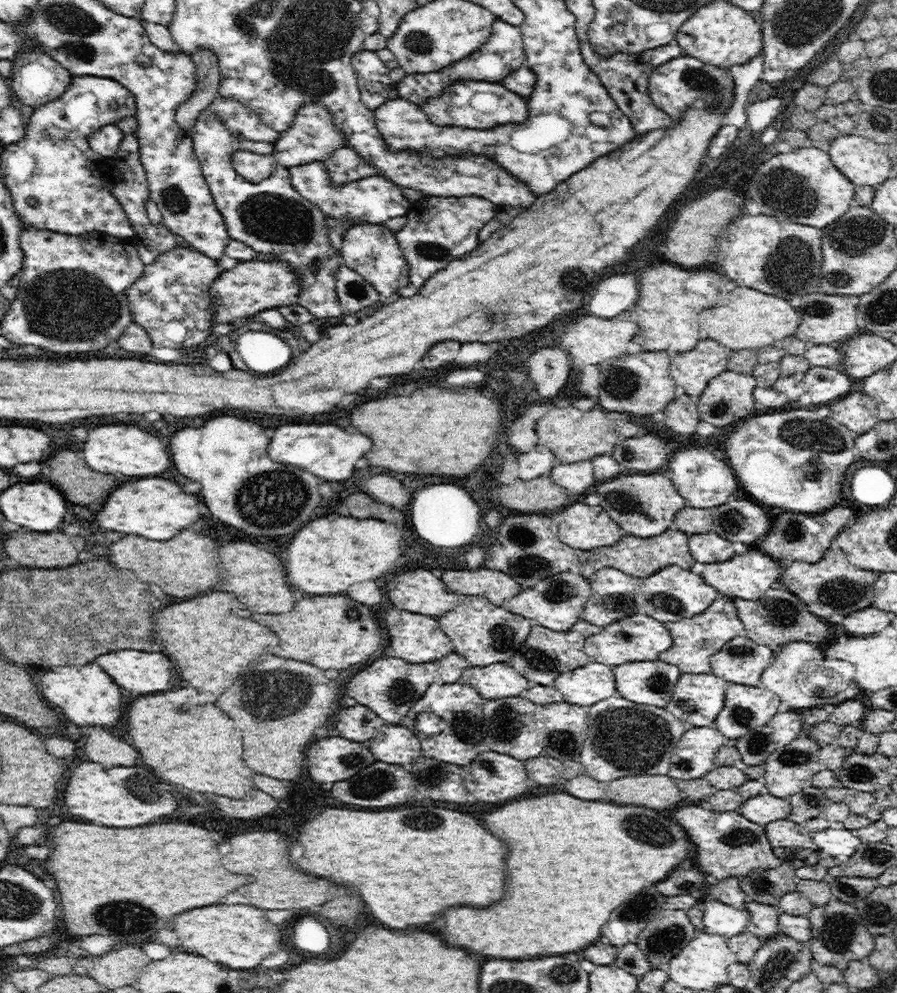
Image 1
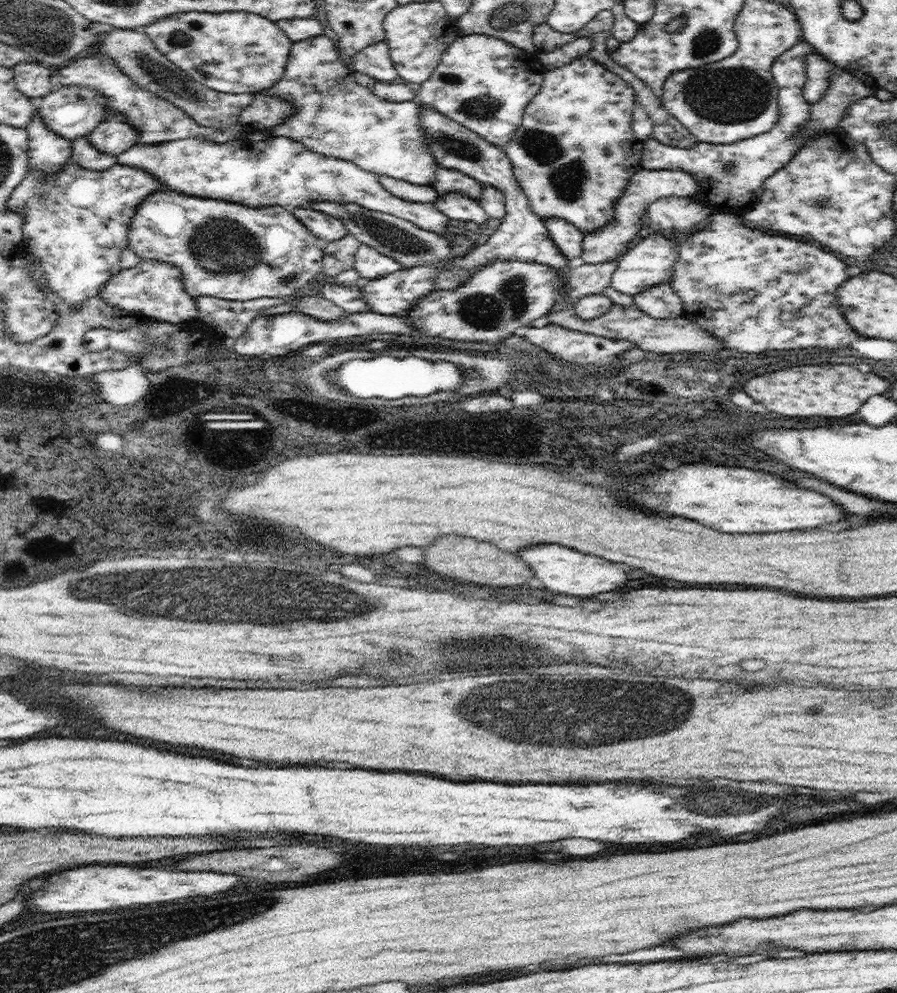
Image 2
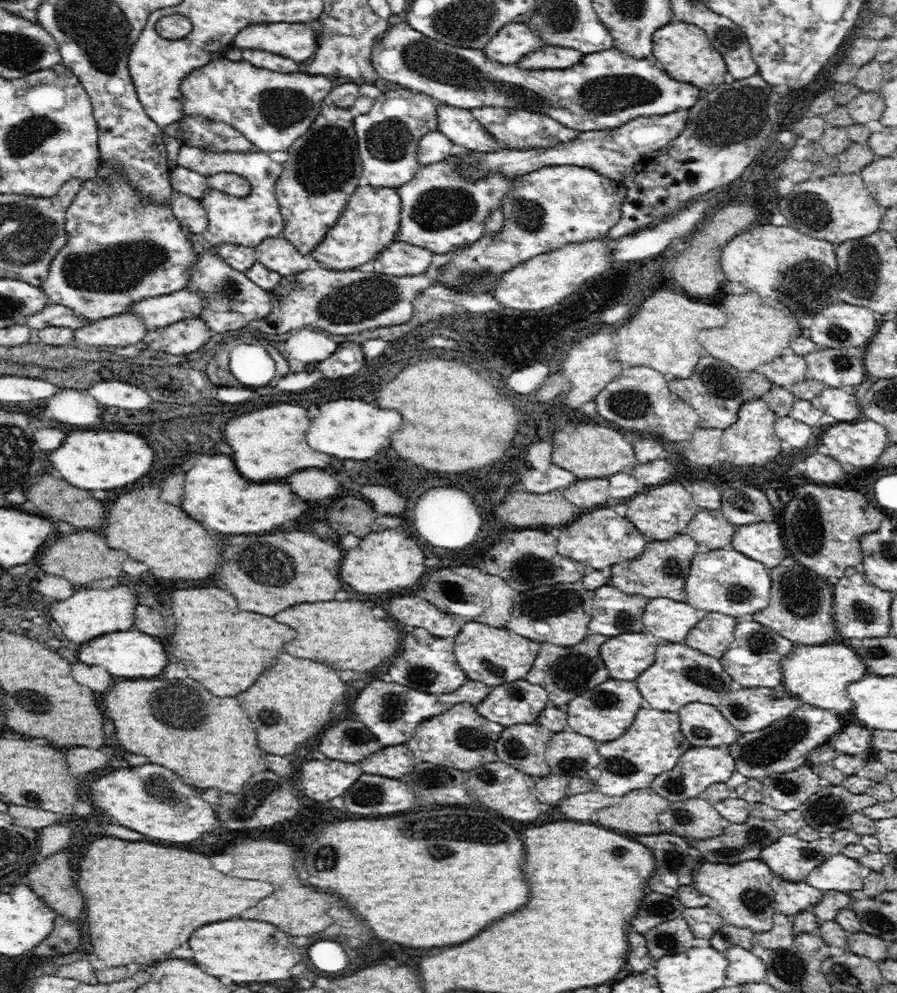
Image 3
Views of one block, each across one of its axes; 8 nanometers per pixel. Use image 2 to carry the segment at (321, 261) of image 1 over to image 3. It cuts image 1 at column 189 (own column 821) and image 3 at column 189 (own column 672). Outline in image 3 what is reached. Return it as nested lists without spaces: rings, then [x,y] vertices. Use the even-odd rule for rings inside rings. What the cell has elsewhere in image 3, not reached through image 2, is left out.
[[[182,145],[177,164],[202,176],[214,176],[218,173],[236,173],[248,180],[251,192],[245,197],[227,195],[216,189],[208,189],[201,198],[202,206],[209,220],[203,237],[212,248],[227,243],[255,248],[262,240],[283,235],[285,222],[280,212],[275,186],[282,174],[282,164],[270,159],[266,152],[210,152],[205,148]]]

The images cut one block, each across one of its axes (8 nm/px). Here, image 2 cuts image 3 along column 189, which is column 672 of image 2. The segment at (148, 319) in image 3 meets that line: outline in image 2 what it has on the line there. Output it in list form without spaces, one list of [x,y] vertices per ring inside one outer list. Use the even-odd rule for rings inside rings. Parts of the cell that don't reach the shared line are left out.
[[[662,282],[632,297],[634,297],[634,304],[652,318],[678,318],[684,313],[682,299],[674,292],[670,283]]]

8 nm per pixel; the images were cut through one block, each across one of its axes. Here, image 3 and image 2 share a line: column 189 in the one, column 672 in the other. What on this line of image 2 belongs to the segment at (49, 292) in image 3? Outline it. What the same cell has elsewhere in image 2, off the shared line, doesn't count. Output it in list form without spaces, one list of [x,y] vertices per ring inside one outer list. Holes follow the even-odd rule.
[[[662,232],[643,233],[644,239],[638,242],[634,248],[626,250],[618,261],[618,269],[612,273],[611,286],[618,292],[636,296],[646,288],[658,286],[662,282],[670,283],[674,276],[674,264],[678,260],[678,246],[681,240],[665,238]]]

